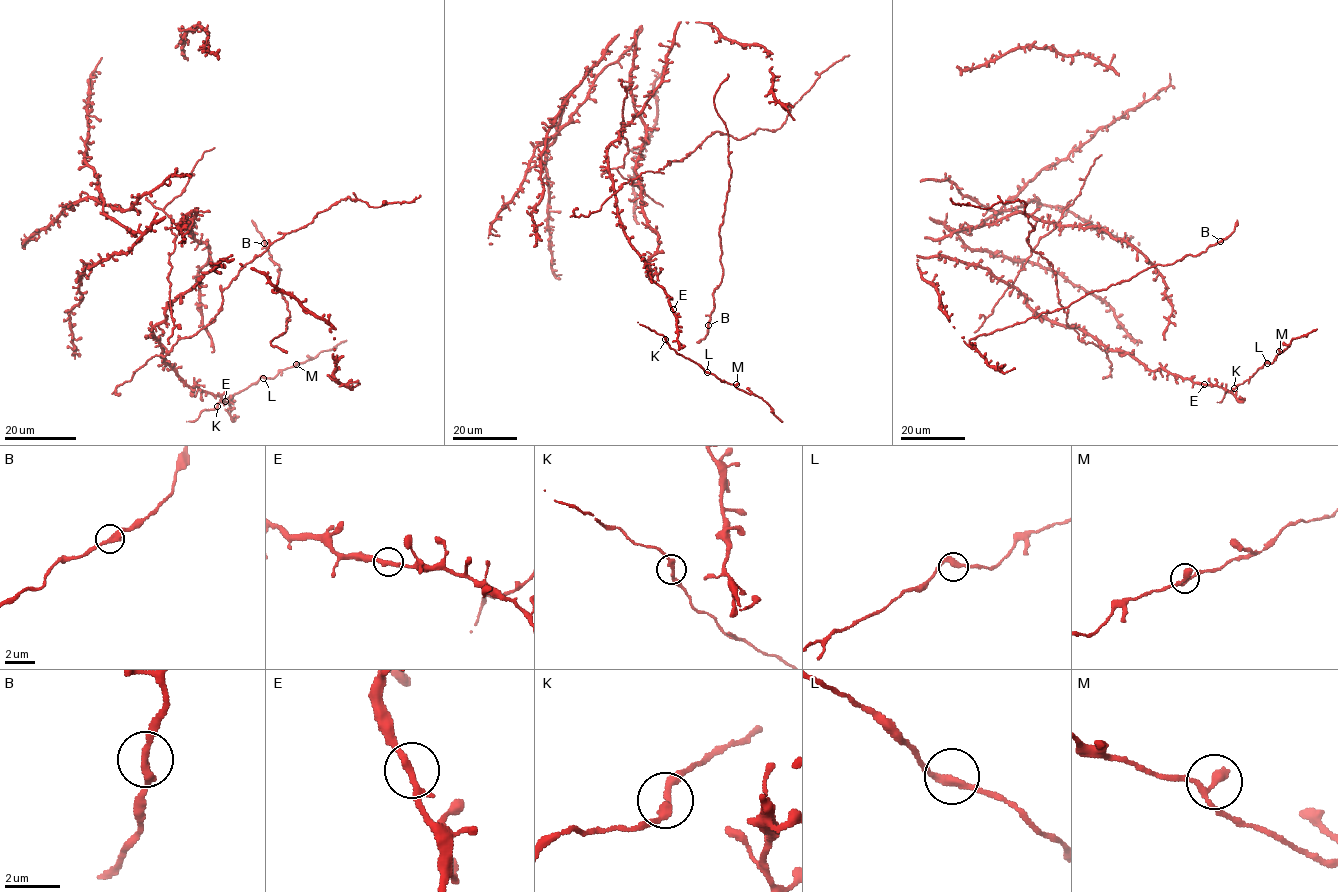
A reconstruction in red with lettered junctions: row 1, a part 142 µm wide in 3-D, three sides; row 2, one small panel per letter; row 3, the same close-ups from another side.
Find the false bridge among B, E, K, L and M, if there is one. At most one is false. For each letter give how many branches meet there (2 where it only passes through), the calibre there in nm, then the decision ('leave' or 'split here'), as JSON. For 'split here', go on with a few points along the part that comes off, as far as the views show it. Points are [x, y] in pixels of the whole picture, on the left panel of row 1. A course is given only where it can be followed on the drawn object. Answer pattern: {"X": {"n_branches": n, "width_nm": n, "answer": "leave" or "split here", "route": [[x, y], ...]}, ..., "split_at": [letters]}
{"B": {"n_branches": 2, "width_nm": 320, "answer": "leave"}, "E": {"n_branches": 2, "width_nm": 280, "answer": "leave"}, "K": {"n_branches": 2, "width_nm": 260, "answer": "leave"}, "L": {"n_branches": 2, "width_nm": 300, "answer": "leave"}, "M": {"n_branches": 2, "width_nm": 280, "answer": "leave"}, "split_at": []}

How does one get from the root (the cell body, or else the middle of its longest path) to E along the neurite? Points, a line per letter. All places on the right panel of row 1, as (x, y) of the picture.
E: (985, 267), (1013, 285), (1041, 316), (1081, 328), (1110, 349), (1131, 354), (1151, 370), (1165, 369), (1204, 384)

